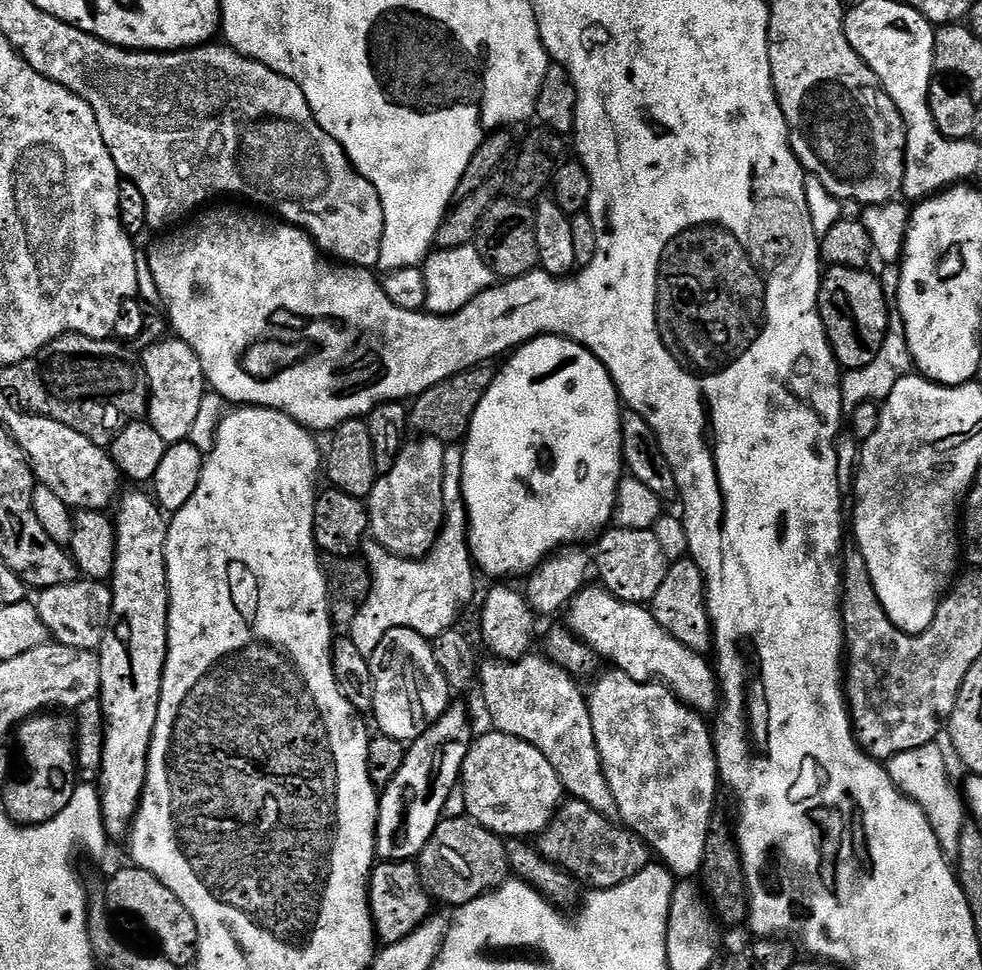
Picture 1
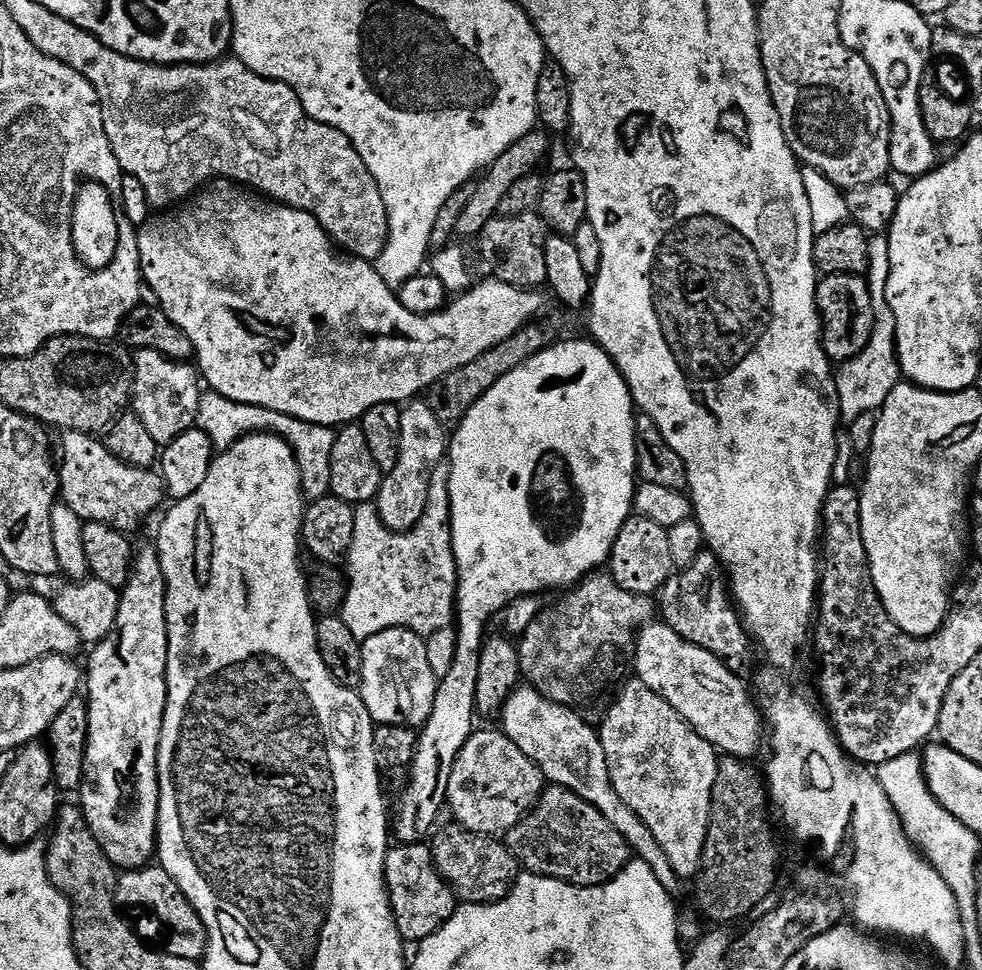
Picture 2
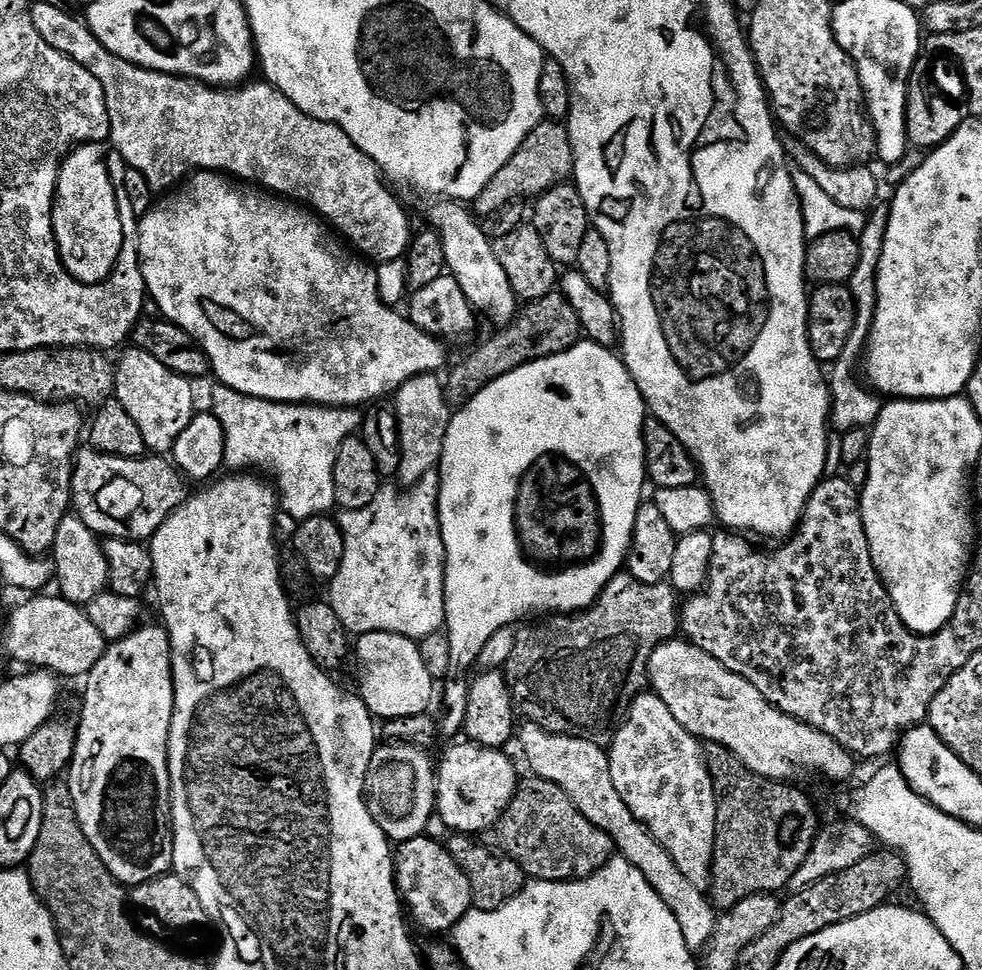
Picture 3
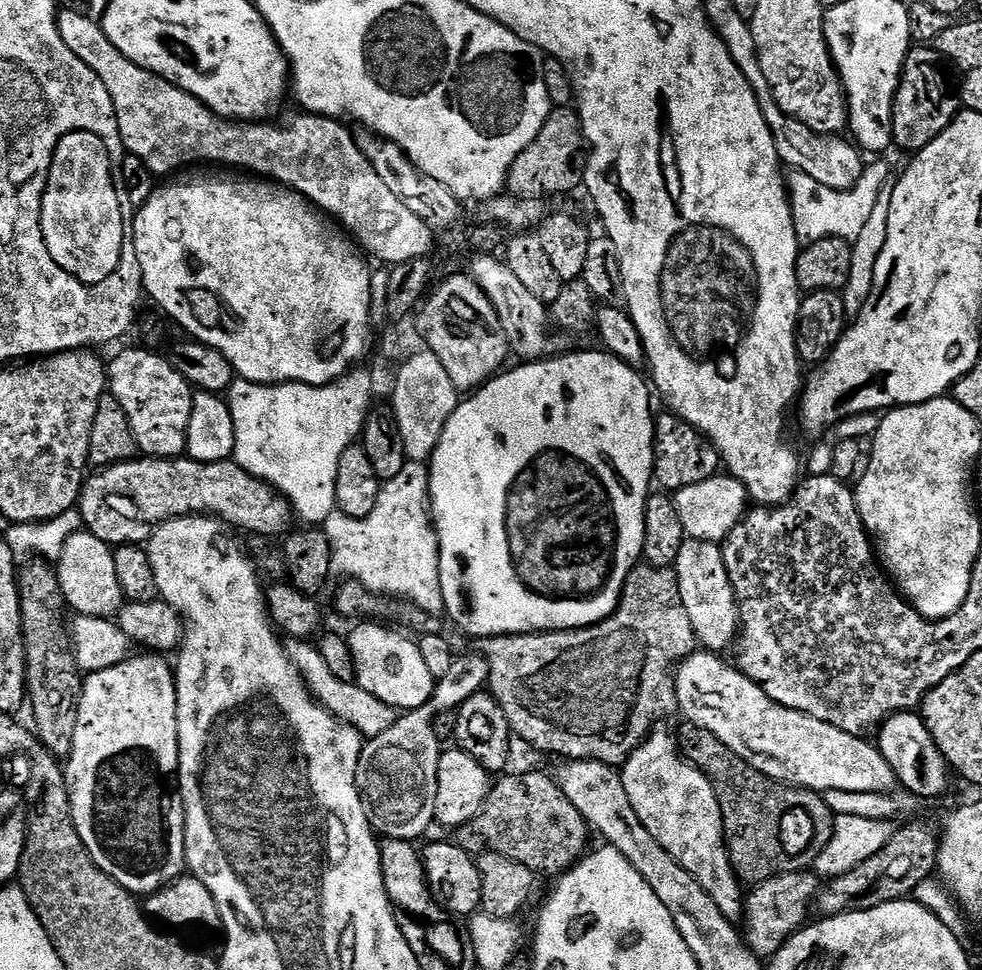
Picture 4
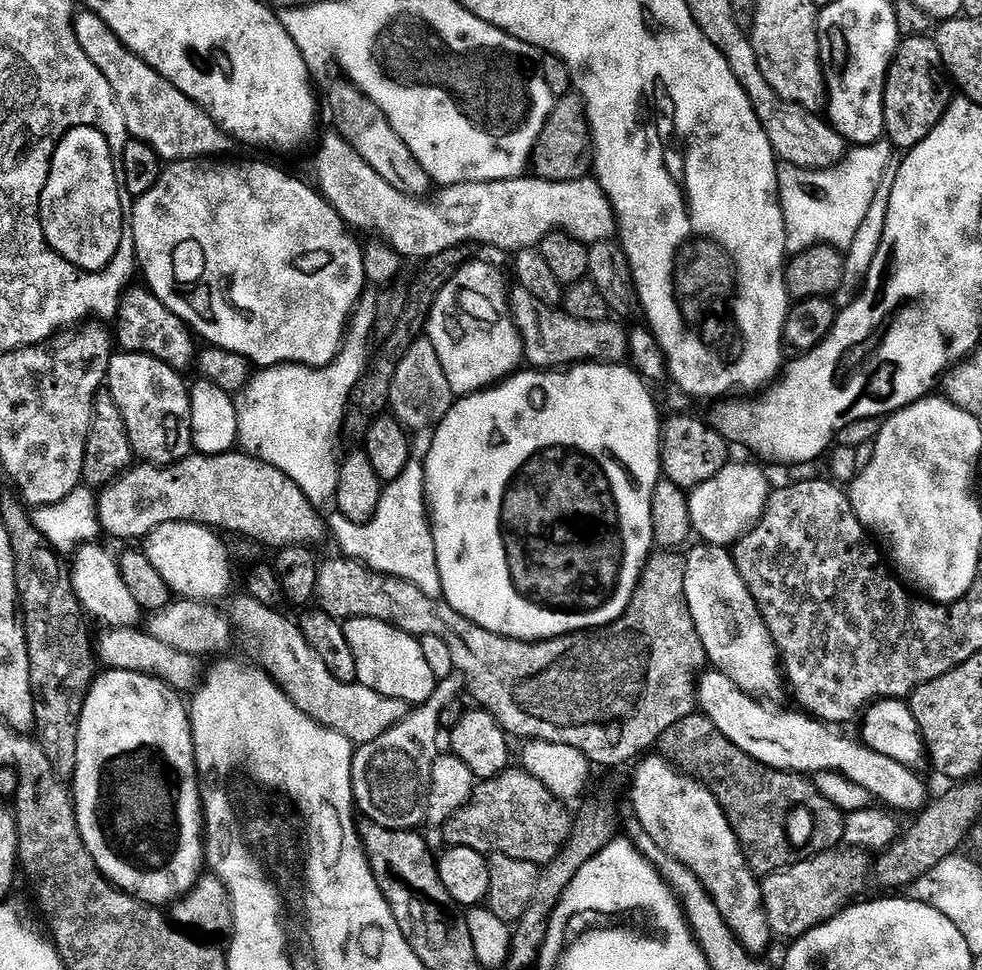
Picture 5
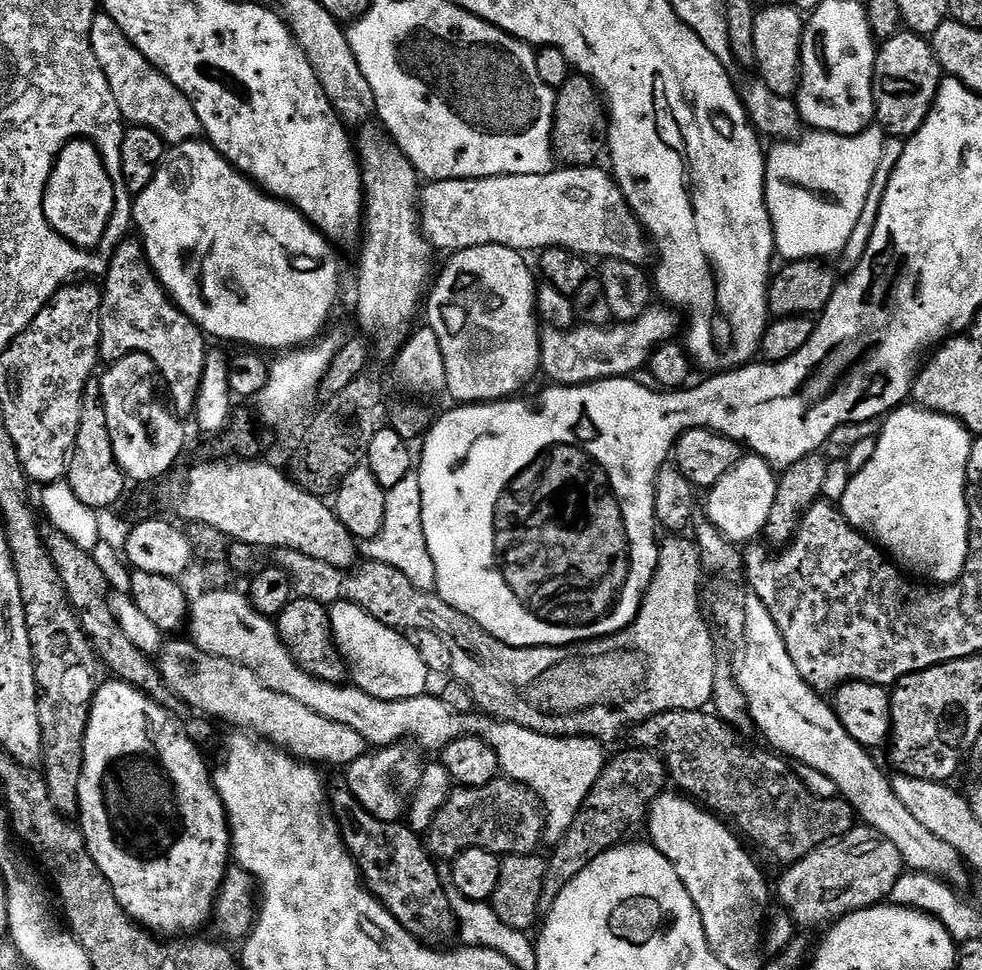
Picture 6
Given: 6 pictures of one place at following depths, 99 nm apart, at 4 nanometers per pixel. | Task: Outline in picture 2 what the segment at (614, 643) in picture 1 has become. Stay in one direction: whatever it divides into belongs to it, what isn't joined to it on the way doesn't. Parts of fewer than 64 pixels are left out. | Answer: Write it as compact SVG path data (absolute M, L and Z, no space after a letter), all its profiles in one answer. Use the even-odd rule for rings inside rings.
M653 622L640 629L636 638L634 672L642 683L654 690L654 694L670 702L696 733L714 745L717 753L752 758L748 756L759 750L762 713L748 697L741 677L710 651L688 644L670 626Z

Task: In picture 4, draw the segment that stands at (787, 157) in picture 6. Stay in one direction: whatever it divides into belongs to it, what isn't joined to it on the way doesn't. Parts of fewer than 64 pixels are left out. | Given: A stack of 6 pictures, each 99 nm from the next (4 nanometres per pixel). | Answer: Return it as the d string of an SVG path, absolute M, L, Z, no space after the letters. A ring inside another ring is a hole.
M872 163L865 167L856 185L846 192L830 190L830 186L822 186L822 182L814 182L814 178L801 172L793 171L791 175L786 180L788 201L792 203L796 236L804 246L831 236L849 242L856 240L874 210L874 202L878 202L878 190L882 190L882 186L890 180L886 165Z

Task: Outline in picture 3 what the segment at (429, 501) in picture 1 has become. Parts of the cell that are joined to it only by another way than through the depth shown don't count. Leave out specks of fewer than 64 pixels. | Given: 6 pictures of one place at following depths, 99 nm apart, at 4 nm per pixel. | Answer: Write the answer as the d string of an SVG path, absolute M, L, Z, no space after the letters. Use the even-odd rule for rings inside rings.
M436 374L410 378L394 393L394 407L400 431L398 480L401 480L401 485L411 486L420 481L422 474L433 471L439 465L454 412L444 397L441 377Z

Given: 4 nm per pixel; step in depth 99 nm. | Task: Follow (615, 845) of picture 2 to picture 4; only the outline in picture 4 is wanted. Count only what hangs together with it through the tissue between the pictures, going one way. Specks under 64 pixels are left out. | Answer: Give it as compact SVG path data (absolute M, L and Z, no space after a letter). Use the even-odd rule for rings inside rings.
M524 772L521 776L508 775L501 775L493 783L478 815L455 829L454 842L474 858L483 856L485 852L502 854L514 862L522 862L522 866L529 868L533 874L539 874L541 877L542 875L552 876L551 878L559 877L575 864L579 864L585 853L589 851L588 823L584 821L582 814L578 814L578 806L574 806L574 802L566 798L559 783L549 773L549 777L544 772Z

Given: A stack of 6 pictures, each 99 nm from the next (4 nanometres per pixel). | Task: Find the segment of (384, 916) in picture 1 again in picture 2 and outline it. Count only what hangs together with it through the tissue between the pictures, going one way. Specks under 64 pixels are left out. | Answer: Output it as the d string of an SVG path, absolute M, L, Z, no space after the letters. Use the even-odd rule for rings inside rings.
M427 843L401 844L389 847L384 867L384 884L388 888L388 901L392 907L392 917L405 942L419 942L430 938L456 912L458 901L451 886L442 878Z

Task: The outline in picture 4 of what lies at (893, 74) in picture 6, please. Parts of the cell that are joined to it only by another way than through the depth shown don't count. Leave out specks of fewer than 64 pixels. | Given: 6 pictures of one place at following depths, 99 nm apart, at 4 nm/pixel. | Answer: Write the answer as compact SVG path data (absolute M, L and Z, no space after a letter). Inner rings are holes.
M916 46L904 59L904 69L900 71L900 85L896 87L896 97L892 107L892 143L898 149L905 148L908 154L920 152L950 122L958 111L958 100L955 95L948 96L948 84L944 81L944 72L940 69L941 57L935 47Z

